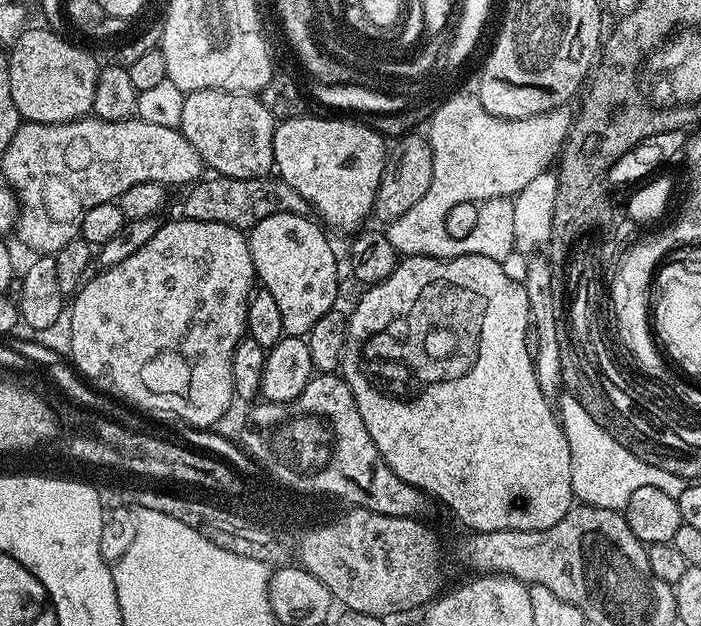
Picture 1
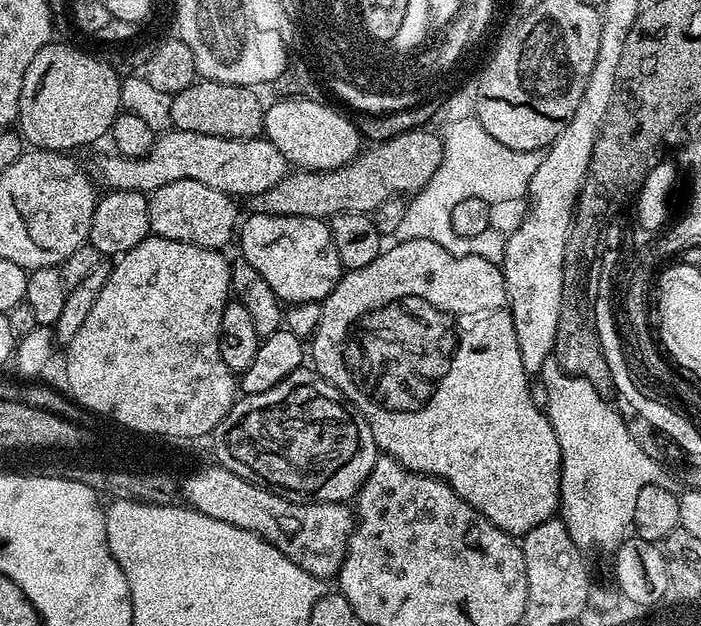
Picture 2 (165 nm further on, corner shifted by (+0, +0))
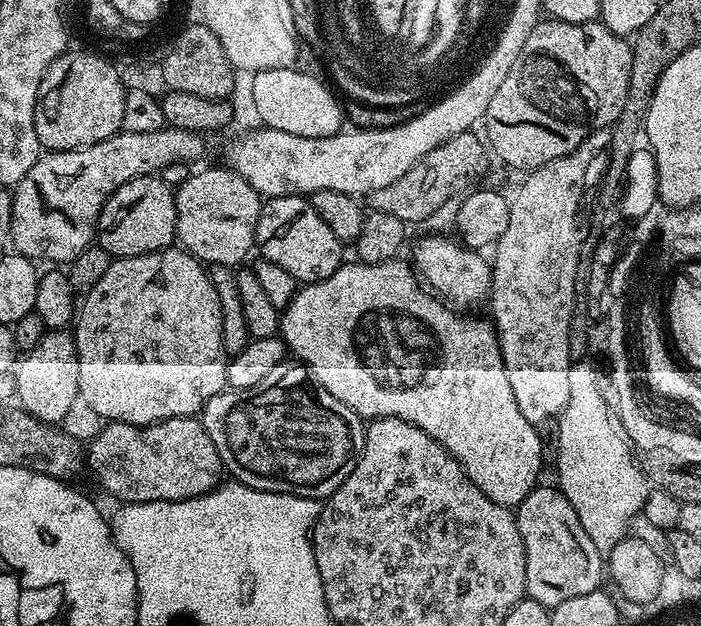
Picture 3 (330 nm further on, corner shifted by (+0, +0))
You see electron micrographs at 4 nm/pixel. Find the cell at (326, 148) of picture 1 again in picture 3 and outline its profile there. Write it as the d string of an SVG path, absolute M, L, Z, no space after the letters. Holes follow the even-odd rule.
M271 68L255 73L252 80L252 104L266 128L286 130L302 138L326 138L342 128L342 104L323 84L319 75L300 73L295 68Z

